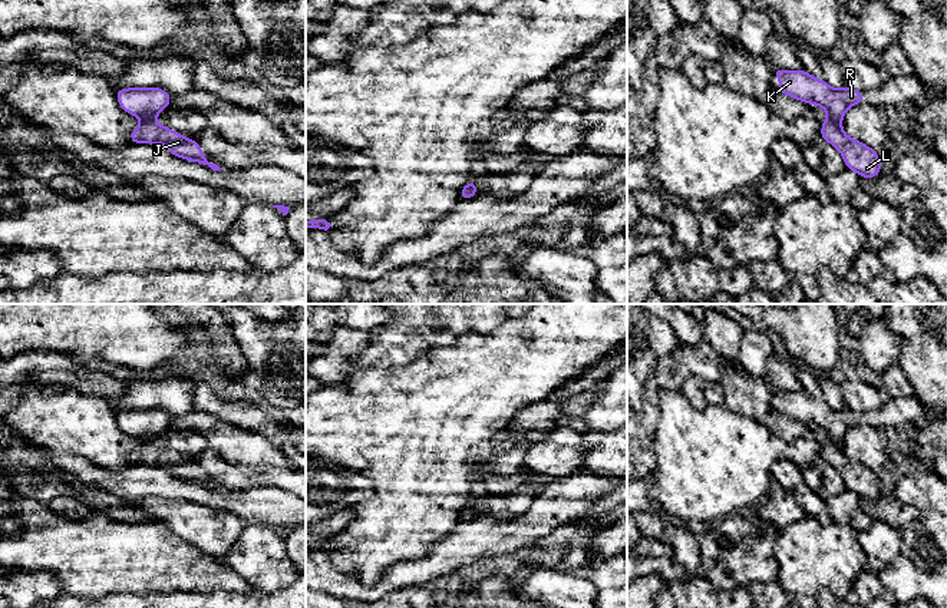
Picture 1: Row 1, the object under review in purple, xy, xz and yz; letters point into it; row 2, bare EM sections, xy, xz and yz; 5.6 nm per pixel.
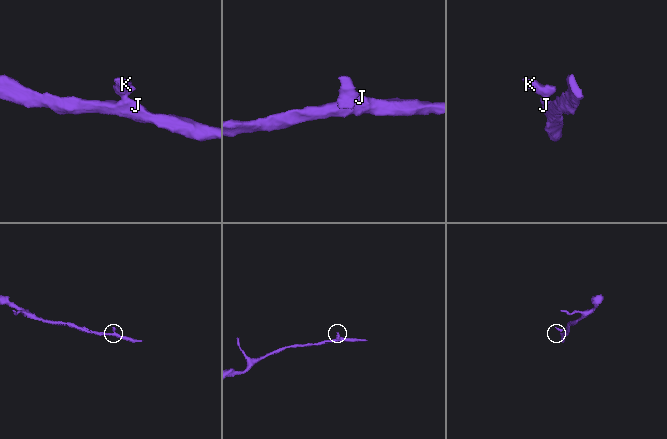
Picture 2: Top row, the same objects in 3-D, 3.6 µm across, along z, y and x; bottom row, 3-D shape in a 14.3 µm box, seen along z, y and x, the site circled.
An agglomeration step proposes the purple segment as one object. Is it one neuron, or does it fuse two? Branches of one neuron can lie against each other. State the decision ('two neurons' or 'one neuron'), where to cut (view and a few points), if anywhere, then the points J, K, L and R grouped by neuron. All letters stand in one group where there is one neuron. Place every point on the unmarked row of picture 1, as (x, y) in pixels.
two neurons; cut in yz along (830, 438), (840, 446); J L / K R

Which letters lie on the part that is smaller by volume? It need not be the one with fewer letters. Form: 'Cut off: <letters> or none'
Cut off: K, R

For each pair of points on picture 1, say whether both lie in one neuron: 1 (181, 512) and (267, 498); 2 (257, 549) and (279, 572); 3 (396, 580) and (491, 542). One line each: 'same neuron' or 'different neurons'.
1: different neurons
2: same neuron
3: same neuron

